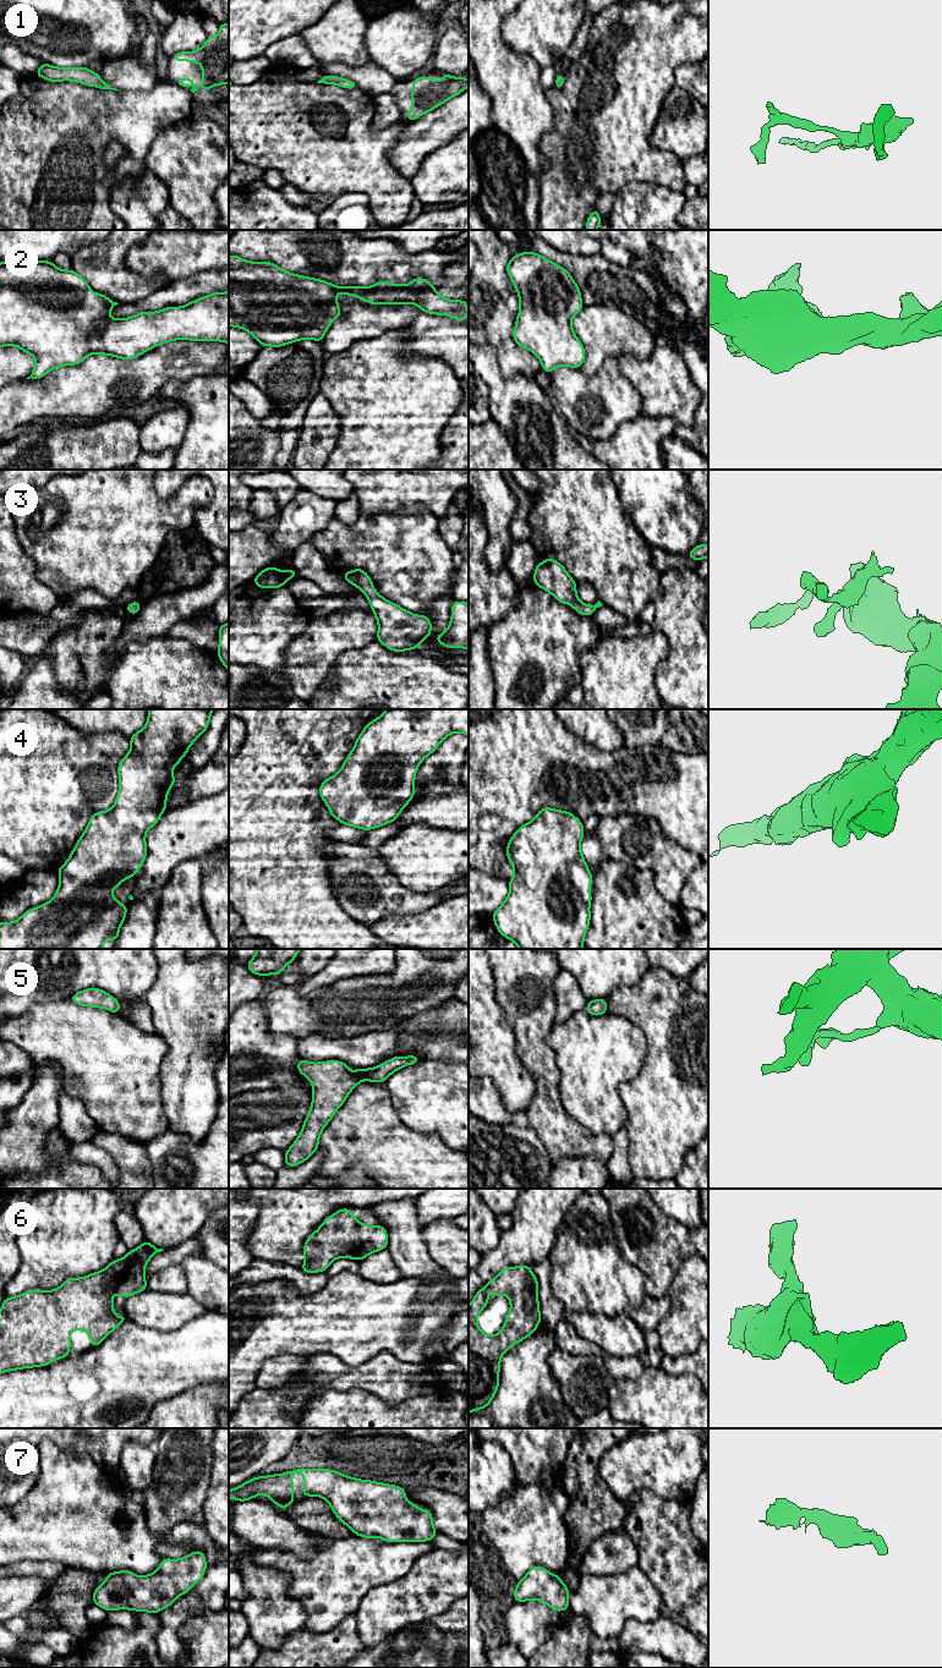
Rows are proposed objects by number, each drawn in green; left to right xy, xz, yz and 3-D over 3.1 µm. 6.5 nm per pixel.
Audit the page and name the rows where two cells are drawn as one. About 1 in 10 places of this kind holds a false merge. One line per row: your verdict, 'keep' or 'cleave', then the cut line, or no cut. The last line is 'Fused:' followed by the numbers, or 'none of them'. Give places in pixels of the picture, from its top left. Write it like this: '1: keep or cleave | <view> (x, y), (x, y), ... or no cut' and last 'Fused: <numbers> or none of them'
1: keep | no cut
2: keep | no cut
3: keep | no cut
4: keep | no cut
5: keep | no cut
6: keep | no cut
7: keep | no cut
Fused: none of them

